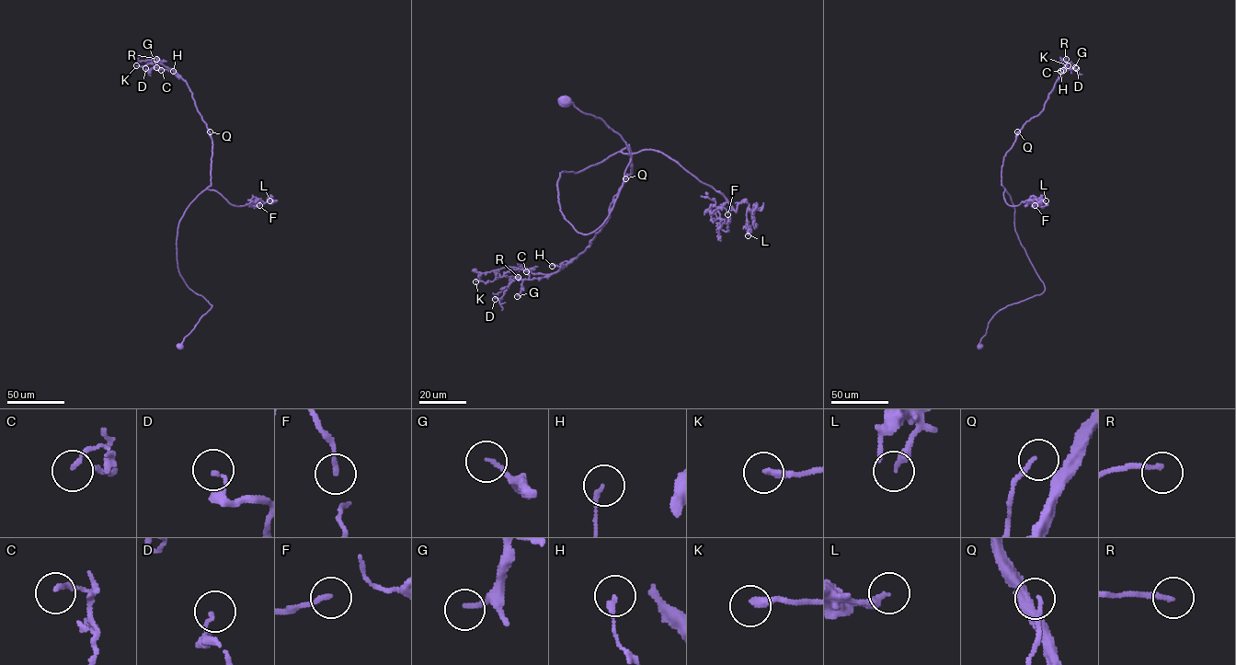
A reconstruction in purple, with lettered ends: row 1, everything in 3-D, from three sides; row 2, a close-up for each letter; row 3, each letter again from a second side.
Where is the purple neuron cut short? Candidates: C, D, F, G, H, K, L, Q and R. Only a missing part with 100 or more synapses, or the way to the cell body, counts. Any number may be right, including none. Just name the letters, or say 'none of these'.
none of these

